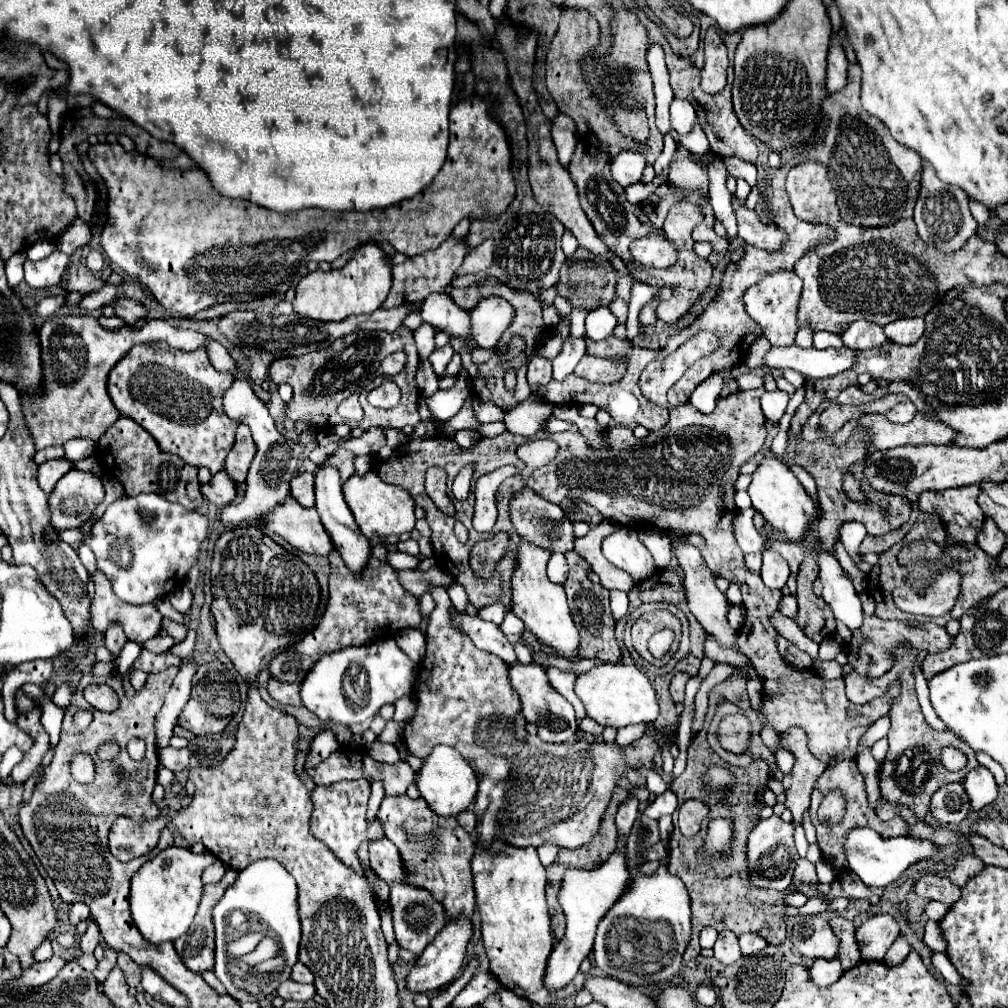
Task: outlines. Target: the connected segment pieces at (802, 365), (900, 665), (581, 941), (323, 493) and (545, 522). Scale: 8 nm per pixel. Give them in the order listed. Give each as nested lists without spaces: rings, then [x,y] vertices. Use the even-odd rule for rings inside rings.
[[[772,348],[766,356],[770,368],[794,368],[806,378],[832,378],[840,372],[846,372],[854,366],[856,352],[850,348]]]
[[[898,646],[896,649],[896,662],[895,665],[887,673],[878,679],[872,680],[860,676],[854,671],[851,671],[844,678],[846,686],[846,696],[850,702],[854,704],[864,704],[864,702],[870,702],[872,698],[876,696],[882,696],[886,690],[889,689],[890,680],[902,680],[902,694],[900,694],[900,700],[894,702],[892,710],[890,710],[890,730],[888,730],[888,754],[886,754],[886,760],[882,764],[882,774],[880,774],[880,792],[884,796],[884,800],[888,804],[894,804],[894,802],[900,802],[904,806],[908,806],[914,816],[918,820],[926,818],[928,814],[928,808],[930,808],[930,798],[932,794],[948,784],[948,782],[960,782],[964,780],[964,776],[978,766],[976,762],[976,756],[974,756],[974,750],[960,742],[958,736],[954,732],[934,732],[926,722],[924,722],[924,716],[920,712],[920,706],[918,706],[918,700],[916,700],[915,690],[915,678],[914,678],[914,664],[918,660],[918,650],[916,648]],[[944,746],[956,746],[958,750],[962,750],[968,758],[968,764],[966,768],[958,770],[958,772],[948,772],[942,764],[940,764],[940,748]]]
[[[624,850],[612,852],[610,858],[602,864],[602,868],[588,870],[588,872],[570,870],[568,874],[564,874],[562,892],[558,896],[558,902],[566,914],[566,934],[562,940],[558,940],[554,944],[552,954],[548,958],[548,966],[546,966],[546,974],[544,974],[544,986],[548,990],[560,990],[572,982],[582,960],[592,952],[596,924],[600,922],[600,916],[604,916],[604,912],[608,912],[608,908],[614,904],[614,900],[620,896],[620,892],[624,892],[630,878],[632,876],[626,870]]]
[[[320,464],[314,472],[314,478],[316,478],[316,510],[322,518],[322,524],[326,528],[326,532],[330,534],[332,542],[336,544],[336,550],[342,554],[344,562],[348,564],[348,568],[358,574],[364,564],[368,562],[368,556],[370,556],[370,542],[368,538],[364,538],[360,532],[358,532],[358,526],[352,518],[352,512],[348,508],[348,504],[344,502],[344,496],[342,496],[342,480],[340,480],[340,472],[336,466],[328,466],[328,464]]]
[[[524,486],[520,492],[514,492],[510,500],[510,520],[520,536],[524,536],[528,542],[548,546],[554,552],[570,552],[574,550],[574,528],[568,518],[562,516],[560,506],[544,500],[540,494],[536,494],[532,488]]]

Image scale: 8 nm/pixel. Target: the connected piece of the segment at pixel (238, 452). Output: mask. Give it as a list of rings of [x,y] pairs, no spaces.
[[[240,424],[238,434],[236,434],[236,442],[234,442],[234,446],[232,446],[232,450],[230,450],[228,458],[226,458],[226,466],[224,466],[226,474],[236,484],[244,482],[254,456],[256,456],[256,444],[254,444],[254,440],[250,436],[250,428]]]

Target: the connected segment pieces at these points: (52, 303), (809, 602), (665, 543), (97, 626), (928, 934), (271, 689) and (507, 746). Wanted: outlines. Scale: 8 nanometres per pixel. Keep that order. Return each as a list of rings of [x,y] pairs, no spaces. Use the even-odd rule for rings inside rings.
[[[61,280],[62,287],[64,289],[63,293],[55,297],[45,297],[37,306],[36,312],[42,317],[51,317],[55,314],[61,307],[65,296],[67,294],[66,287]]]
[[[804,556],[804,562],[798,572],[798,594],[796,594],[798,614],[794,620],[810,640],[822,642],[824,634],[826,636],[834,634],[836,620],[832,616],[832,610],[824,602],[824,598],[820,598],[812,592],[814,580],[816,580],[816,564],[810,556]],[[824,604],[826,604],[826,608],[824,608]],[[824,610],[826,610],[826,614],[824,614]]]
[[[640,530],[638,538],[650,550],[658,570],[670,568],[672,546],[670,546],[670,538],[668,538],[666,532],[660,532],[660,530]]]
[[[96,572],[96,576],[92,576],[94,584],[96,584],[96,596],[92,600],[92,628],[98,632],[106,632],[112,624],[120,624],[122,630],[126,632],[126,638],[132,642],[138,642],[140,646],[154,638],[160,630],[162,630],[162,614],[158,612],[156,604],[126,604],[120,598],[116,598],[116,594],[112,592],[112,586],[108,582],[108,578],[104,576],[104,572]]]
[[[928,920],[924,926],[924,936],[922,936],[924,944],[932,950],[944,950],[944,940],[940,940],[940,928],[936,928],[936,922]]]
[[[270,680],[268,682],[268,694],[286,706],[304,706],[302,698],[300,698],[300,686],[292,686],[292,684],[280,684],[278,680]]]
[[[430,586],[430,594],[432,598],[436,600],[436,608],[434,612],[430,614],[430,624],[428,624],[428,632],[426,632],[426,656],[422,660],[422,670],[426,674],[418,674],[420,682],[416,682],[416,714],[414,718],[406,724],[404,728],[404,744],[408,748],[410,754],[418,756],[418,758],[424,758],[428,756],[428,752],[432,752],[432,748],[436,744],[446,744],[446,746],[452,746],[456,748],[462,758],[474,768],[476,776],[478,776],[478,794],[476,794],[476,804],[474,804],[474,812],[478,816],[478,824],[476,824],[476,832],[474,836],[482,842],[482,844],[490,844],[494,838],[500,838],[508,844],[514,844],[514,846],[542,846],[546,842],[550,844],[556,844],[556,846],[564,846],[564,848],[578,848],[580,844],[588,844],[588,840],[592,840],[592,836],[596,834],[598,826],[600,826],[600,818],[610,802],[610,794],[616,786],[616,780],[618,780],[618,774],[626,774],[626,766],[630,768],[638,768],[638,766],[644,766],[644,768],[652,768],[654,766],[654,754],[660,750],[660,746],[664,744],[664,740],[660,740],[658,736],[654,734],[646,734],[642,740],[638,740],[634,746],[628,746],[624,748],[624,752],[620,754],[620,746],[618,744],[586,744],[586,742],[576,742],[572,748],[568,748],[566,744],[544,744],[538,736],[530,736],[526,730],[524,730],[524,718],[520,716],[520,700],[518,696],[512,692],[510,688],[510,682],[508,682],[508,676],[506,676],[506,662],[500,660],[498,656],[494,654],[488,654],[484,650],[478,650],[472,640],[468,640],[468,636],[464,636],[464,632],[456,632],[450,624],[448,624],[448,616],[446,616],[446,610],[448,610],[448,604],[450,598],[446,594],[446,590],[442,586]]]

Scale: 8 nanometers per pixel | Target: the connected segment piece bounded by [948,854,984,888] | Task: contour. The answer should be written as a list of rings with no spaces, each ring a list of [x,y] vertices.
[[[972,854],[958,856],[958,860],[954,862],[952,870],[948,872],[948,880],[950,880],[952,884],[956,884],[956,886],[962,888],[962,886],[968,882],[968,878],[974,876],[974,874],[976,874],[978,870],[982,870],[982,868],[984,868],[984,862],[978,860],[976,856],[972,856]]]

